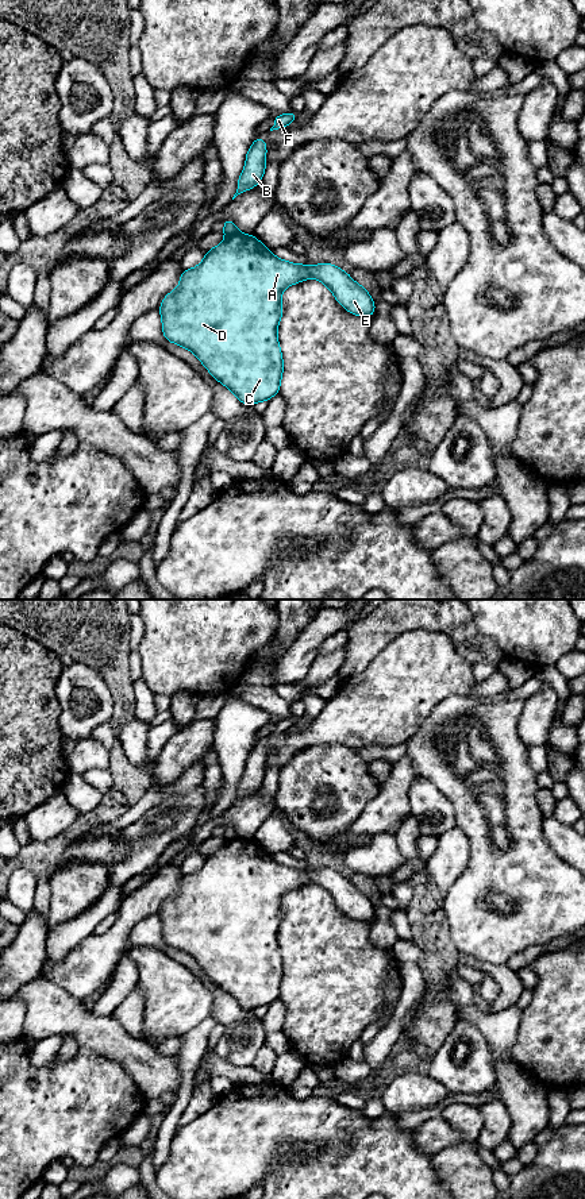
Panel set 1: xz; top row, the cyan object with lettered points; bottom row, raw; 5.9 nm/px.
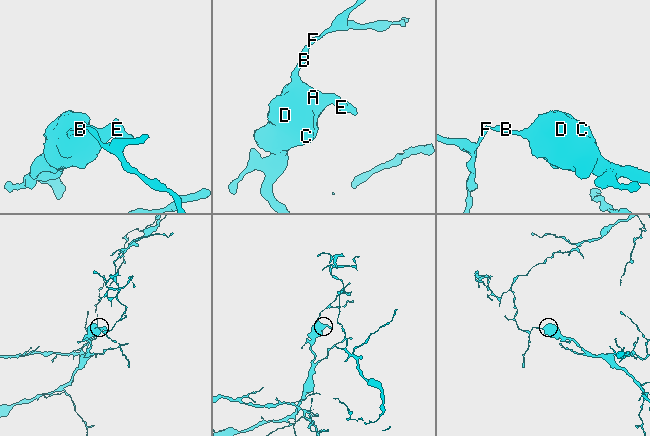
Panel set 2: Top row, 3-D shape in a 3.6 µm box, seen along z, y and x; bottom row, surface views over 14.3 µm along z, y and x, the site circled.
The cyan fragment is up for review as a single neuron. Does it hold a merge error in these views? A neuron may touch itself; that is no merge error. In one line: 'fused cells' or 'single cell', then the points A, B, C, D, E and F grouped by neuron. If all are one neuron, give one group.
fused cells | A C D E / B F

